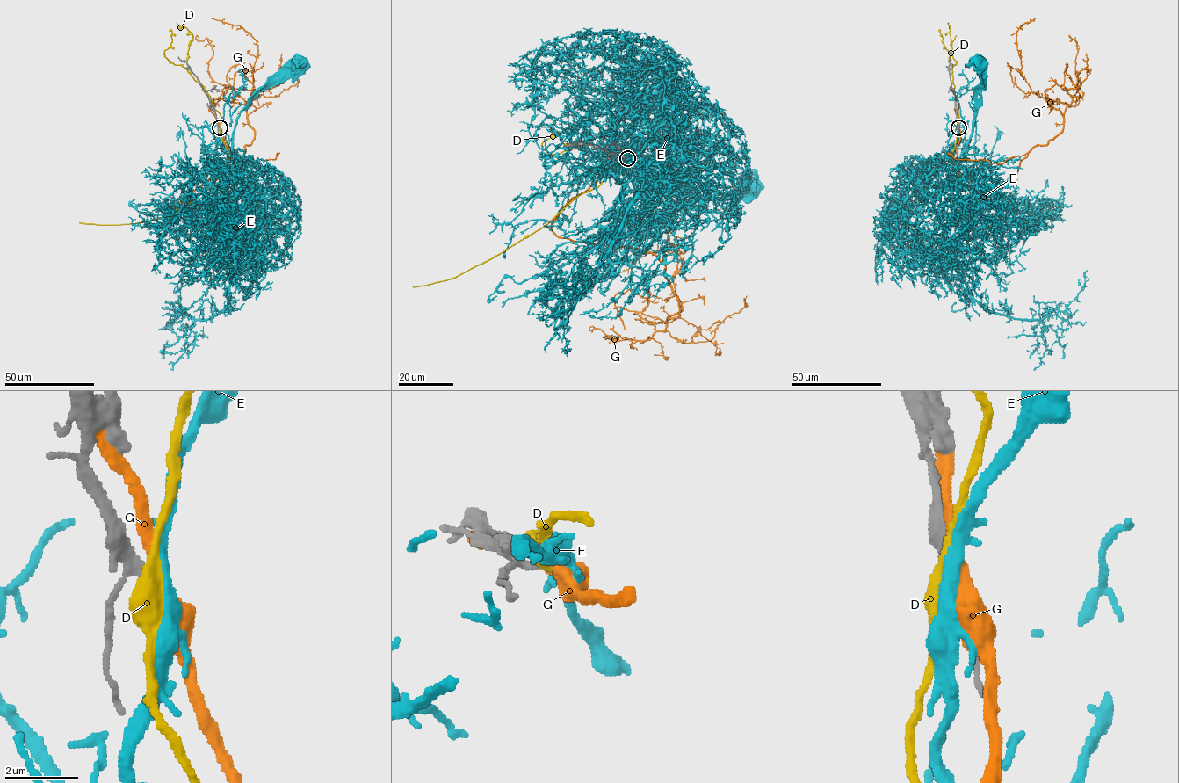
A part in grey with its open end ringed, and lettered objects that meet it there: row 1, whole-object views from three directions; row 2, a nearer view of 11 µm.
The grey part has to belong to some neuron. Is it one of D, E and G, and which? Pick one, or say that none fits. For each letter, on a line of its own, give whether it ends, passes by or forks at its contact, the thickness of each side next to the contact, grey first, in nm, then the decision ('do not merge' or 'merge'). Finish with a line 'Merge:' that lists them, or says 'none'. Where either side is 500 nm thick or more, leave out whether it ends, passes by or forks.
D: calibres 220 and 500 nm; do not merge
E: it passes by; calibres 200 and 320 nm; merge
G: it passes by; calibres 240 and 340 nm; do not merge
Merge: E

